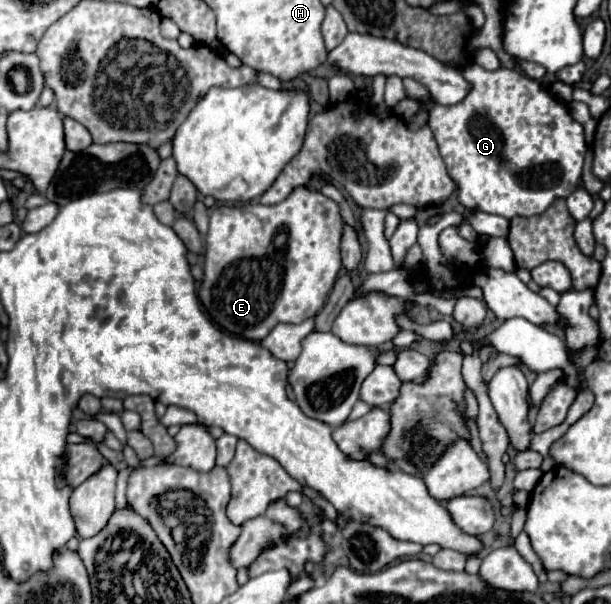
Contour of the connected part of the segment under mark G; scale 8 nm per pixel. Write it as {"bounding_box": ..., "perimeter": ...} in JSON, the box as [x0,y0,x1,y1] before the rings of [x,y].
{"bounding_box":[429,62,587,218],"perimeter":[[[473,62],[459,68],[459,72],[471,84],[467,98],[455,106],[437,104],[429,112],[431,130],[439,144],[439,152],[447,164],[451,180],[457,186],[459,204],[469,212],[479,210],[505,218],[529,218],[543,214],[557,198],[567,198],[579,186],[587,150],[583,126],[571,118],[567,106],[557,102],[541,82],[517,70],[499,68],[489,72]]]}

